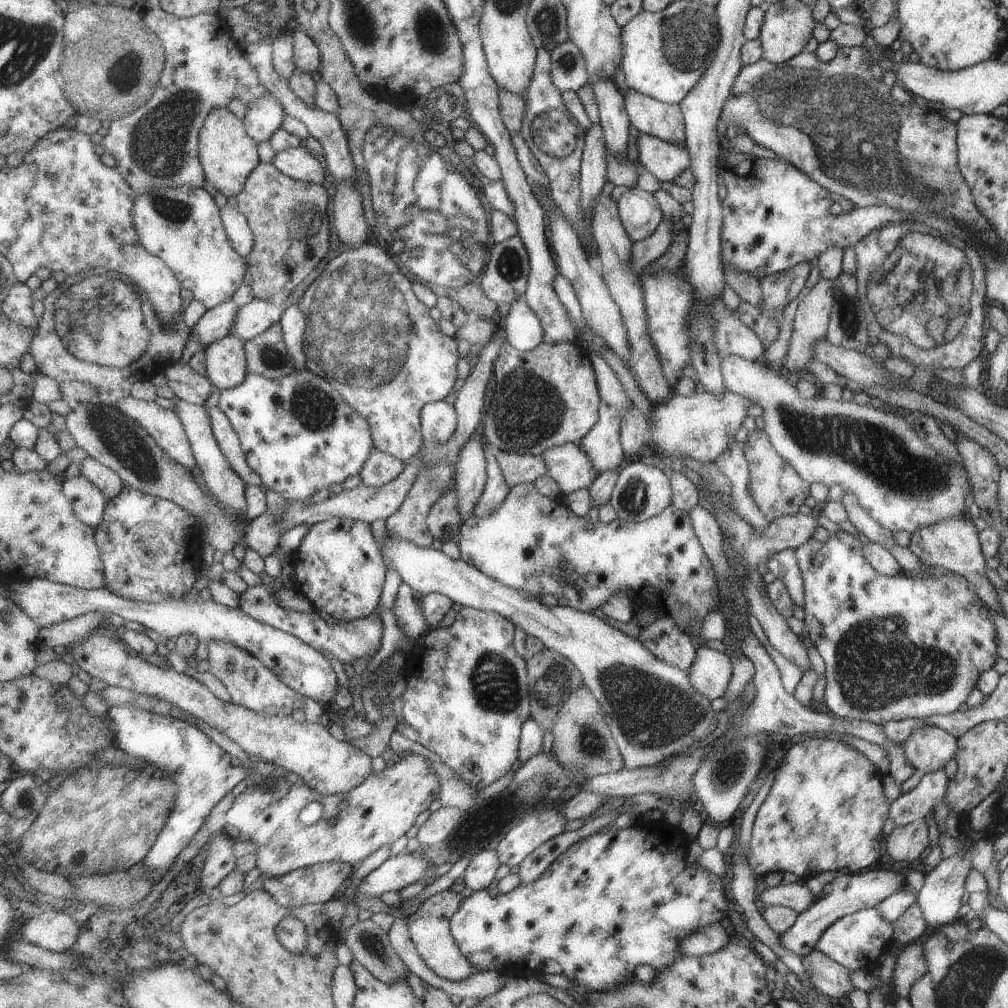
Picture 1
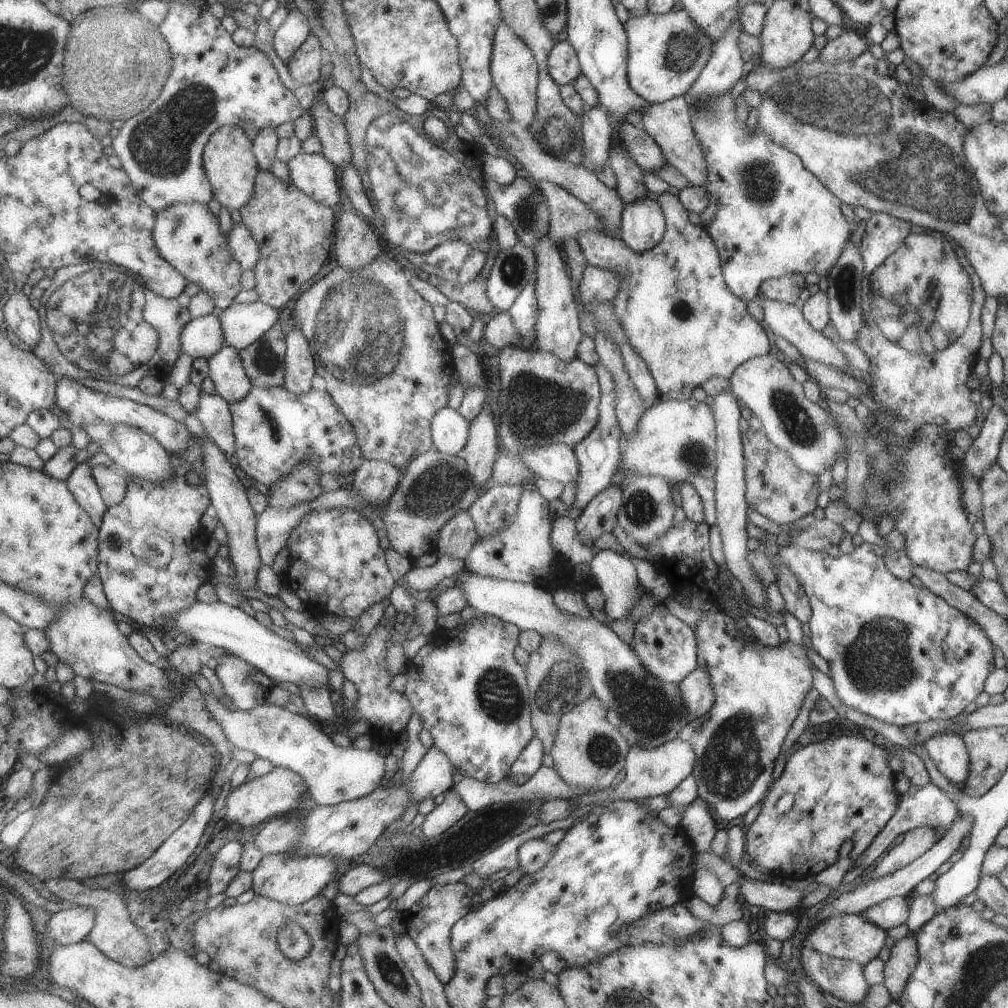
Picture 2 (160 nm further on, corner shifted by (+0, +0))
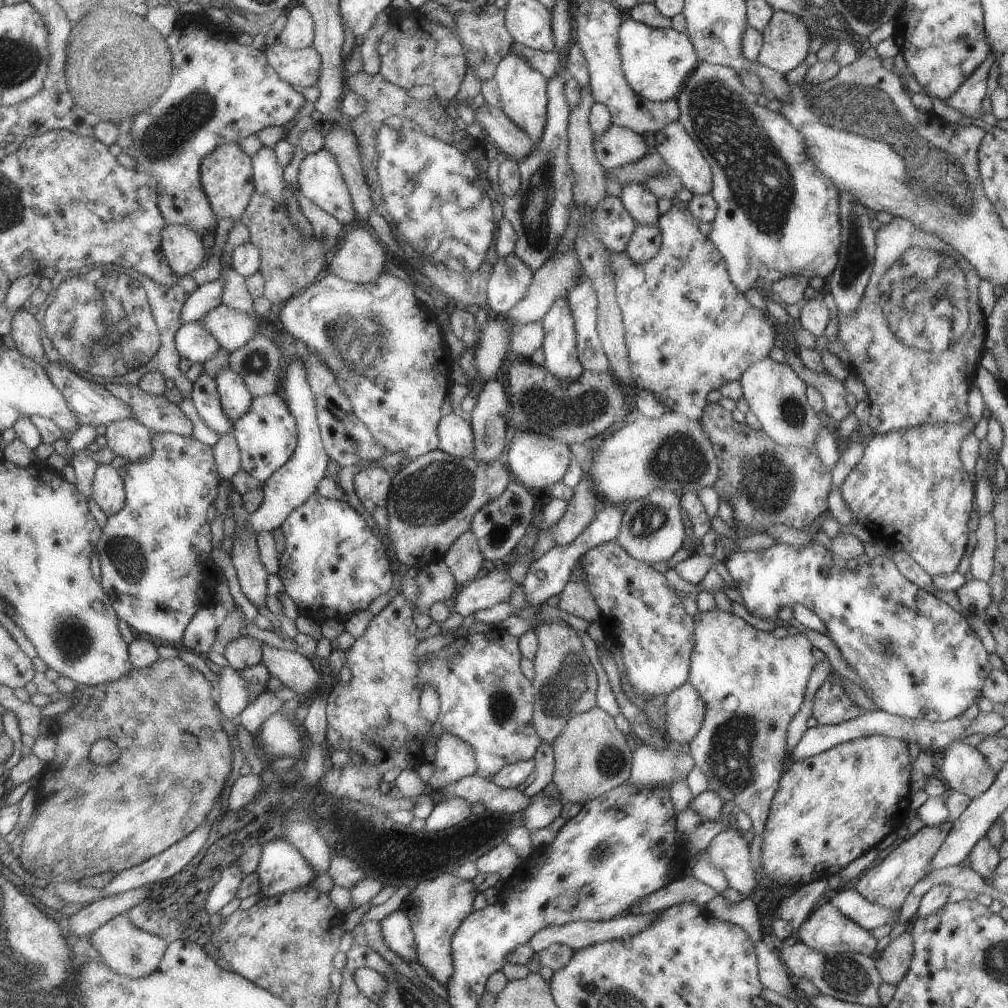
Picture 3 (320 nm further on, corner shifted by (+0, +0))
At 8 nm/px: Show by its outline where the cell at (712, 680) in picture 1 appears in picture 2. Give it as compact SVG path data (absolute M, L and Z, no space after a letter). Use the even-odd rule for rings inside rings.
M701 669L692 670L676 685L687 711L687 719L695 720L711 708L713 702L711 687L707 674Z

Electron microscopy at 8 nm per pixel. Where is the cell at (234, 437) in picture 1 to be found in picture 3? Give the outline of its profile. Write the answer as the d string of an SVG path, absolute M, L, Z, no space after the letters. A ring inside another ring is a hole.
M202 371L194 382L192 393L199 414L216 433L224 435L235 431L234 424L223 408L216 378Z

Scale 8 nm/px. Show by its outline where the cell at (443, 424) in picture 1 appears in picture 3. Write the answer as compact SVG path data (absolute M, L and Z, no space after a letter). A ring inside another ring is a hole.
M454 413L441 417L437 423L437 449L452 457L471 457L473 454L473 433L469 423Z

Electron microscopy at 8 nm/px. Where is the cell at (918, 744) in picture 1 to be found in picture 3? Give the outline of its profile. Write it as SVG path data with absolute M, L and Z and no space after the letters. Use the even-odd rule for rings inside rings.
M953 741L938 751L943 759L939 772L950 792L961 792L974 799L993 784L996 772L975 747Z

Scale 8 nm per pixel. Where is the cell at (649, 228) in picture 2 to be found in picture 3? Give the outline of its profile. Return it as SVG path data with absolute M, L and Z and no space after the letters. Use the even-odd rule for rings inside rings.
M636 223L625 252L633 262L644 263L659 252L660 242L661 235L657 225Z

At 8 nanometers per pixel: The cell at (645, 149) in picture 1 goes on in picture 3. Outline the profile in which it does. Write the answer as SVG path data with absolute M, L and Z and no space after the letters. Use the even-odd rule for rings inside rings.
M609 125L601 134L592 139L597 162L605 172L624 164L639 160L647 154L647 146L641 135L627 127Z

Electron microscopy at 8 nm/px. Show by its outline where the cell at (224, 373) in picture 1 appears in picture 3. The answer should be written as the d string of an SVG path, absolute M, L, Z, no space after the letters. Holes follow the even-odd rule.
M227 366L216 376L218 389L223 408L229 415L231 422L235 424L246 416L251 410L253 395L243 380L231 366Z

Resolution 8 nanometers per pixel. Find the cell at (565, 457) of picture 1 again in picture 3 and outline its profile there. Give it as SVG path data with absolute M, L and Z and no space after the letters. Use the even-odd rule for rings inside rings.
M522 430L515 432L510 441L506 468L512 477L521 482L521 485L537 494L545 491L550 484L561 481L572 455L570 447L563 442L544 434Z

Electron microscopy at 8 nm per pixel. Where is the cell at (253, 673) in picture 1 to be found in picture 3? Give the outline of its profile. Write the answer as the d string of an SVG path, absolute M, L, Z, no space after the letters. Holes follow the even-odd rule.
M232 667L222 668L220 672L219 696L220 709L224 716L236 723L237 716L251 704L253 700L248 682Z

